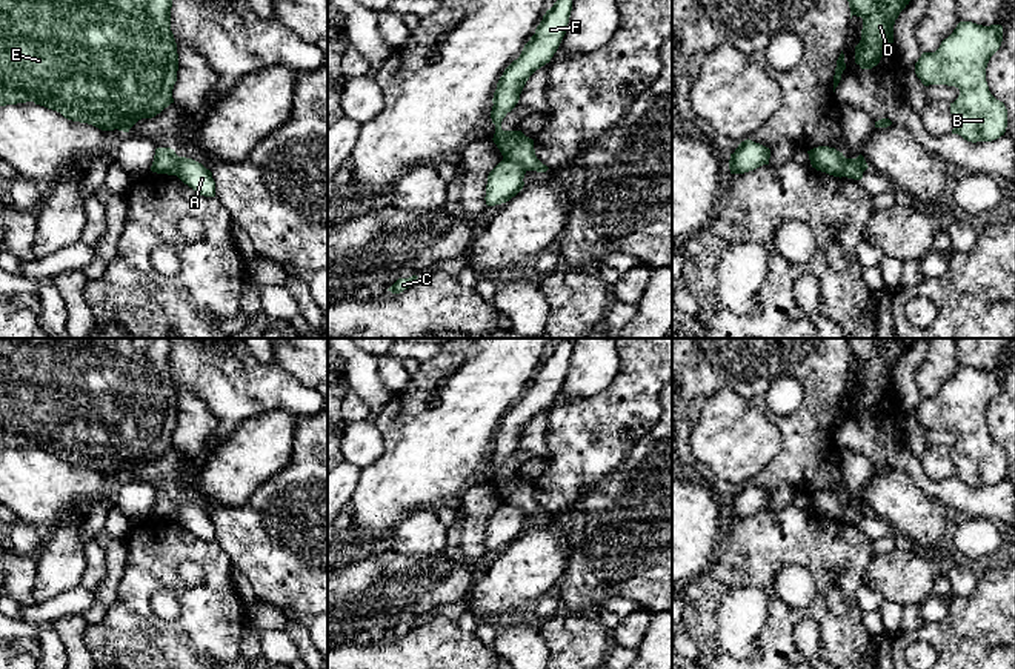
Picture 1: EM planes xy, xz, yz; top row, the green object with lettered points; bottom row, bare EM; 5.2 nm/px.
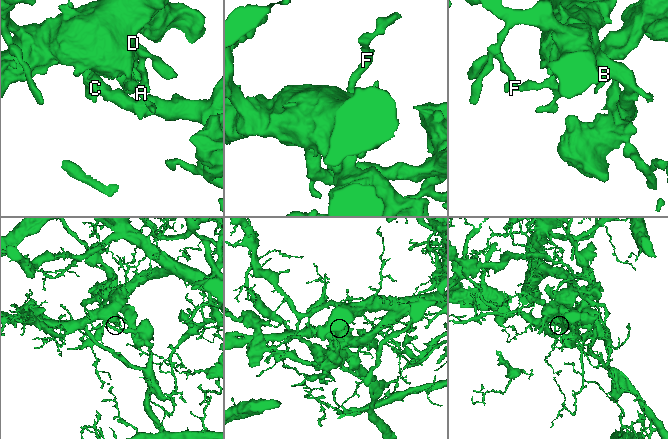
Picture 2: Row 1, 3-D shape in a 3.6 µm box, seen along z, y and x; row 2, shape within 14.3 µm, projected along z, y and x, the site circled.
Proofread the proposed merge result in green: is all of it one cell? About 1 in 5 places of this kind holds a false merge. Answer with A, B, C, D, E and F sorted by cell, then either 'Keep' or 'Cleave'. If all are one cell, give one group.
Groups: A C D E F / B. Cleave

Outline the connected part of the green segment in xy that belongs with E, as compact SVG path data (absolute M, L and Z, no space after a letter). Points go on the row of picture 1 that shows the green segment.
M0 0L0 106L34 102L102 131L129 129L174 103L172 0Z

